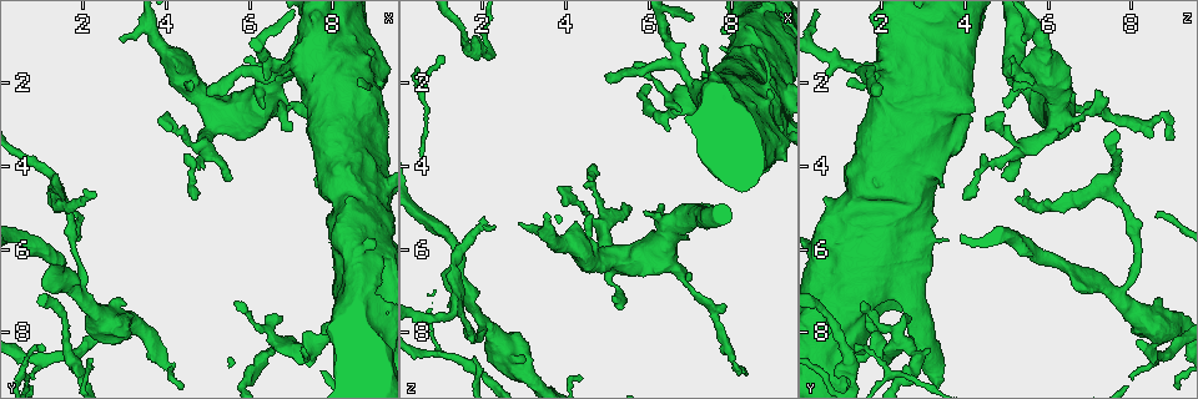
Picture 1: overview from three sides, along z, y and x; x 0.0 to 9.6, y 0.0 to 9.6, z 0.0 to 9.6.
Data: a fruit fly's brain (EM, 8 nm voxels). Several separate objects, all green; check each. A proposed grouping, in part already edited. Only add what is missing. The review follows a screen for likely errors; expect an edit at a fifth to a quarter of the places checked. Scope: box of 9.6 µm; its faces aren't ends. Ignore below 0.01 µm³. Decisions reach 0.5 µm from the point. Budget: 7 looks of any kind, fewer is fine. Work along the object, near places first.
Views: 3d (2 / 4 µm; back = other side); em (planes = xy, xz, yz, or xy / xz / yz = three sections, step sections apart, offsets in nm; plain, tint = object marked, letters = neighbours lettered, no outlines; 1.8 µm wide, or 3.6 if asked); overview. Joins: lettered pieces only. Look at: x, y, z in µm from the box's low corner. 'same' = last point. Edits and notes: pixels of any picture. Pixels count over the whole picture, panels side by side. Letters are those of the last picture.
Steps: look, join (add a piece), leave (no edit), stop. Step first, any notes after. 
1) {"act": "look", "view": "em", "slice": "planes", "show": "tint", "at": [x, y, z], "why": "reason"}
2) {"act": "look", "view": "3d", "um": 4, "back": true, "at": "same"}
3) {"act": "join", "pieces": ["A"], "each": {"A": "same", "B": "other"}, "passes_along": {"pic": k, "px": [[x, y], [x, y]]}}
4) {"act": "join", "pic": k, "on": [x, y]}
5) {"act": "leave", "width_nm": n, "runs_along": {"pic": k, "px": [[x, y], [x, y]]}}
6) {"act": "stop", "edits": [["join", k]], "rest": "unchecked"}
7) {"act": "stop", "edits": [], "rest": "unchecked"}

{"act": "look", "view": "3d", "um": 2, "at": [8.30, 3.35, 9.00], "why": "thin end"}

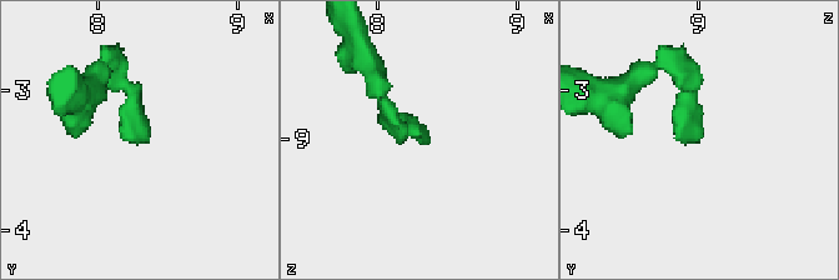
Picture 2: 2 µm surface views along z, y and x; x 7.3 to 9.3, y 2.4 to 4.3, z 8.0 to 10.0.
{"act": "look", "view": "em", "slice": "xz", "step": 4, "show": "tint", "at": [8.32, 3.38, 8.96]}

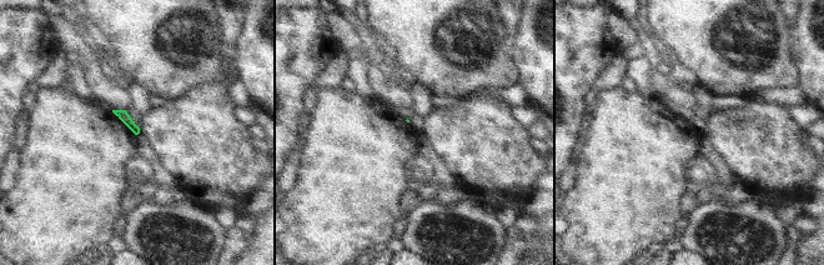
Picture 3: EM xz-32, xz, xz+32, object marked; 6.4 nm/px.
{"act": "look", "view": "em", "slice": "planes", "show": "letters", "at": "same", "why": "another direction"}

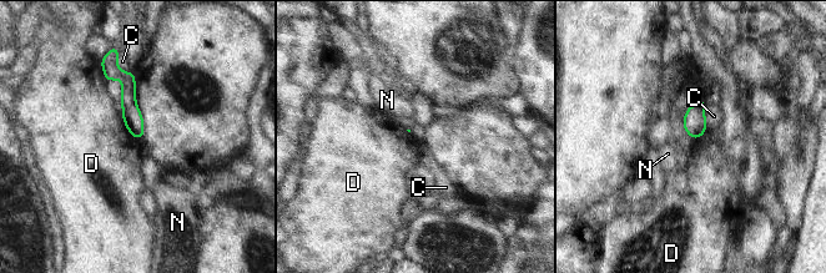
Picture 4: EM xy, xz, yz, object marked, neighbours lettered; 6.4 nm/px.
{"act": "leave", "each": {"C": "other", "D": "other", "N": "other"}, "runs_along": {"pic": 4, "px": [[110, 70], [127, 82], [140, 135]]}, "found": "none of them fits"}

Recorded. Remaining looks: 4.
{"act": "look", "view": "em", "slice": "xy", "step": 16, "show": "letters", "at": [5.70, 7.35, 1.65], "why": "an open end"}

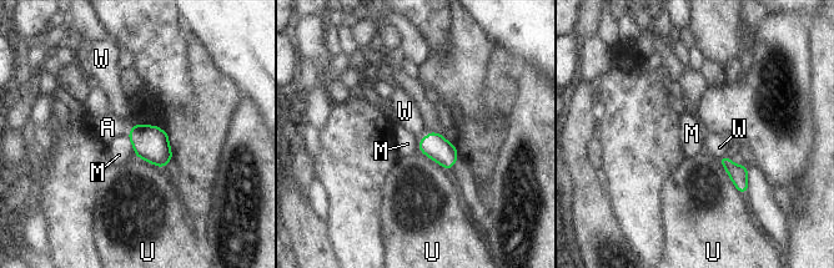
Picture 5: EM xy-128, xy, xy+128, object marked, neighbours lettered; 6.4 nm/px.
{"act": "join", "pieces": ["A"], "each": {"A": "same", "M": "other", "U": "other", "W": "other"}, "passes_along": {"pic": 5, "px": [[150, 142], [131, 130], [107, 127]]}, "found": "the neuron continues"}

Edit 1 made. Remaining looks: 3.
{"act": "look", "view": "overview"}

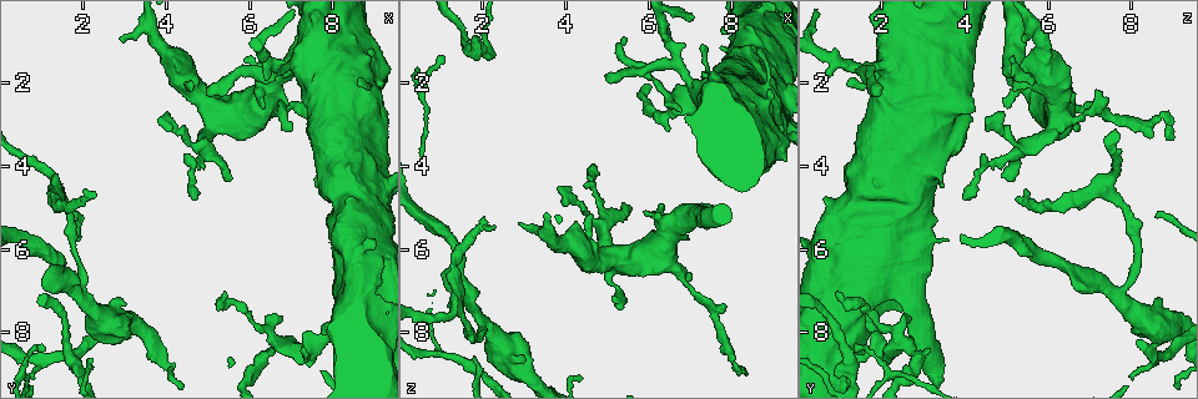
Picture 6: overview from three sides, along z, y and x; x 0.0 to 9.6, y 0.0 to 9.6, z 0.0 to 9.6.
{"act": "look", "view": "3d", "um": 4, "at": [8.60, 2.05, 1.20], "why": "free end"}

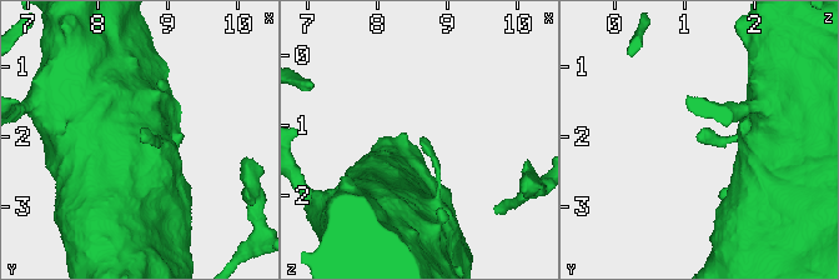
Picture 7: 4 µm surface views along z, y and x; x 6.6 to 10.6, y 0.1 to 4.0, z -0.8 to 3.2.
{"act": "look", "view": "em", "slice": "planes", "show": "letters", "at": [8.65, 2.05, 1.15], "why": "shape alone is not enough"}

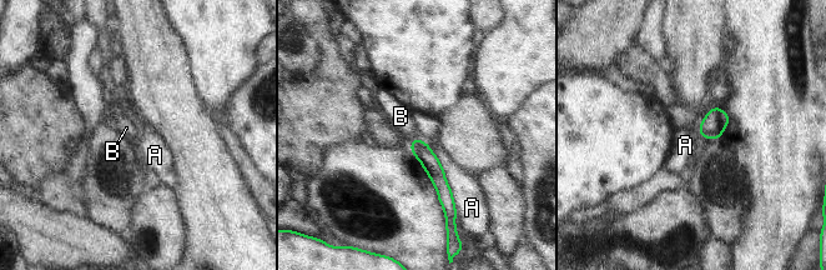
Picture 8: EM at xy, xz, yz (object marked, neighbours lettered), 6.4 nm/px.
{"act": "join", "pieces": ["B"], "longest_contact_nm": ["A", 550], "each": {"A": "other", "B": "same"}, "passes_along": {"pic": 8, "px": [[431, 164], [413, 141], [401, 116]]}, "found": "it goes on there"}

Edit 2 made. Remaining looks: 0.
{"act": "stop", "edits": [["join", 5], ["join", 8]], "rest": "unchecked"}

